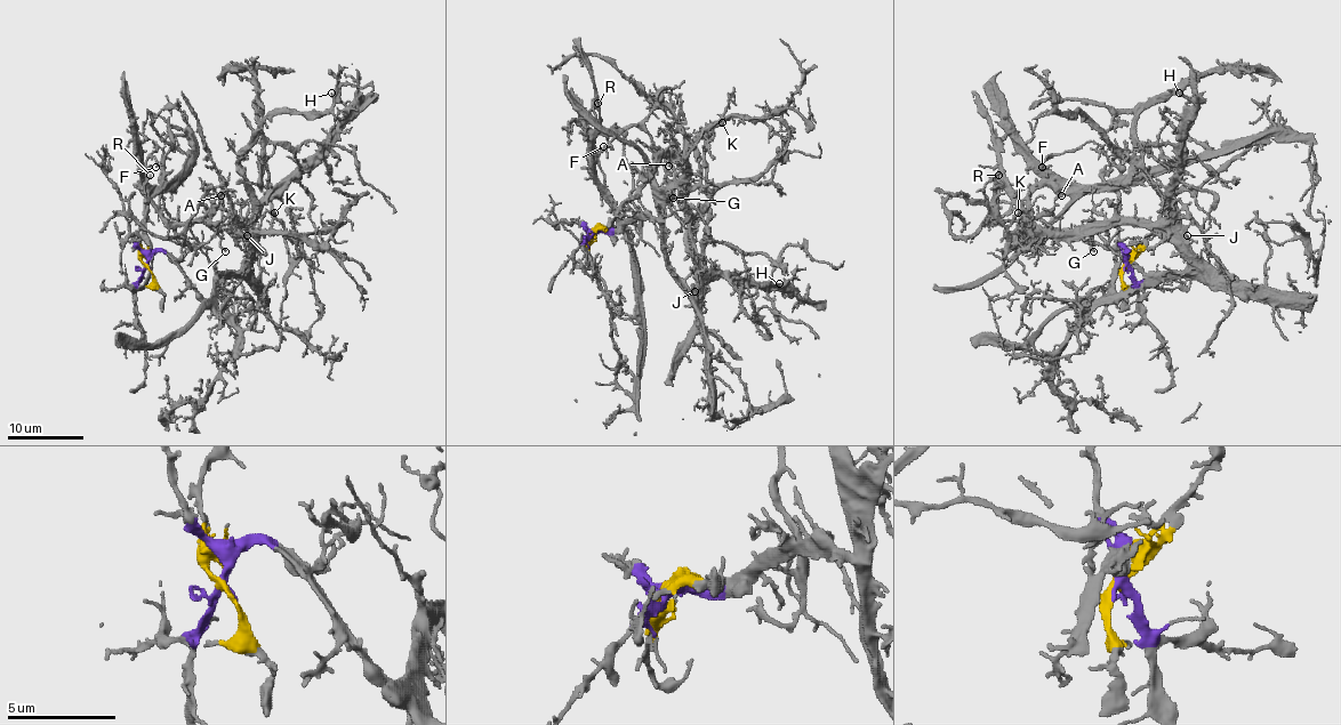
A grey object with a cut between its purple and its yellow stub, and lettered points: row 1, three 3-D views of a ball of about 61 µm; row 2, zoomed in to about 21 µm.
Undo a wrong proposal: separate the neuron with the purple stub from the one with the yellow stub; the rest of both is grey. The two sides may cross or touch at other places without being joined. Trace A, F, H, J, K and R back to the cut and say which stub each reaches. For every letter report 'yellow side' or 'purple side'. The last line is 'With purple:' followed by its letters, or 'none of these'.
A: yellow side
F: yellow side
H: purple side
J: purple side
K: purple side
R: yellow side
With purple: H, J, K

